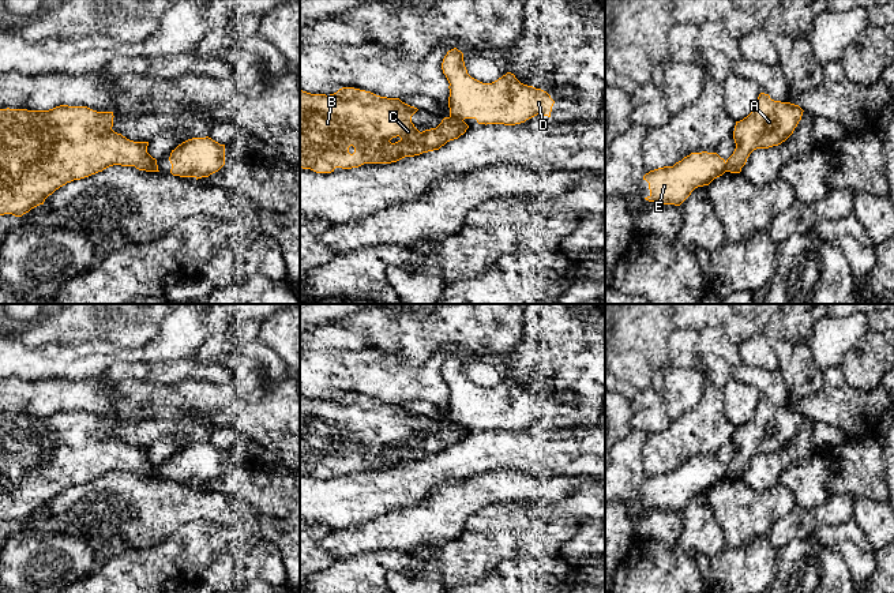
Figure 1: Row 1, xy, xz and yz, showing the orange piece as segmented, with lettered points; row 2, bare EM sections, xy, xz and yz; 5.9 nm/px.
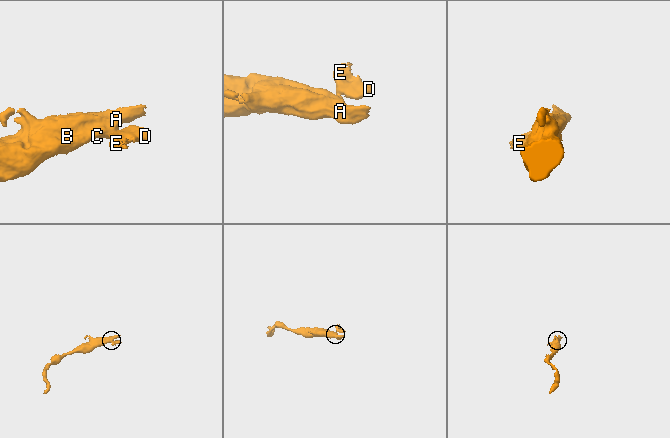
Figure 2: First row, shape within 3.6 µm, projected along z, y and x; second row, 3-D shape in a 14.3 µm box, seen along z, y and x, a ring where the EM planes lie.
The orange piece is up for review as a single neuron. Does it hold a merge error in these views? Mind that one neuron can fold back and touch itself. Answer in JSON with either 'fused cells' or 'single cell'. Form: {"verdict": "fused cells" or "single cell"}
{"verdict": "fused cells"}

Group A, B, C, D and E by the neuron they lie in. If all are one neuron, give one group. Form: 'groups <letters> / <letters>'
groups A B C / D E

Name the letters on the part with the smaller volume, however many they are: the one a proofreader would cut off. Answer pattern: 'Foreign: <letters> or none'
Foreign: D, E

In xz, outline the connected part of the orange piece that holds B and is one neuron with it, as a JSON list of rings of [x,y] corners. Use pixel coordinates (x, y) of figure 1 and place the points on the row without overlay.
[[[342,393],[330,401],[311,399],[300,394],[300,473],[331,478],[335,473],[391,469],[439,455],[469,434],[463,425],[444,423],[436,434],[420,438],[412,428],[417,416],[399,404],[380,402],[354,393]]]

